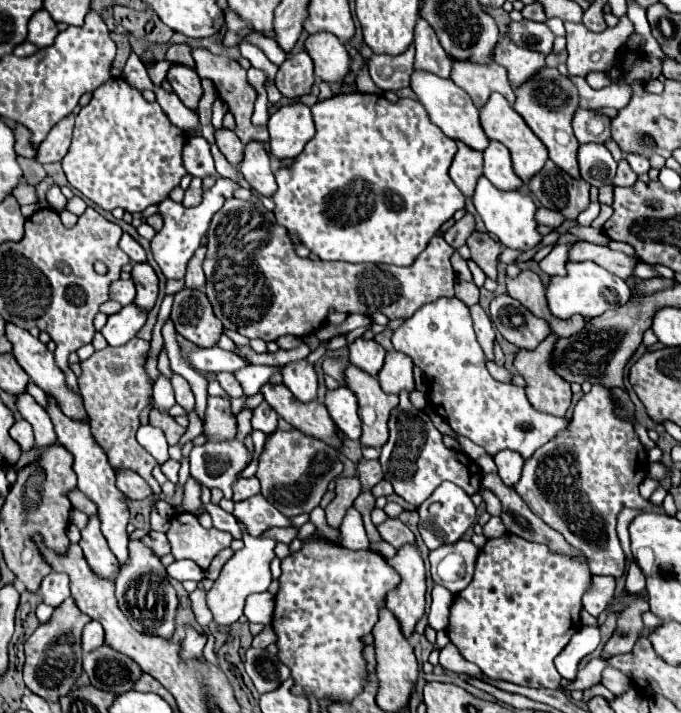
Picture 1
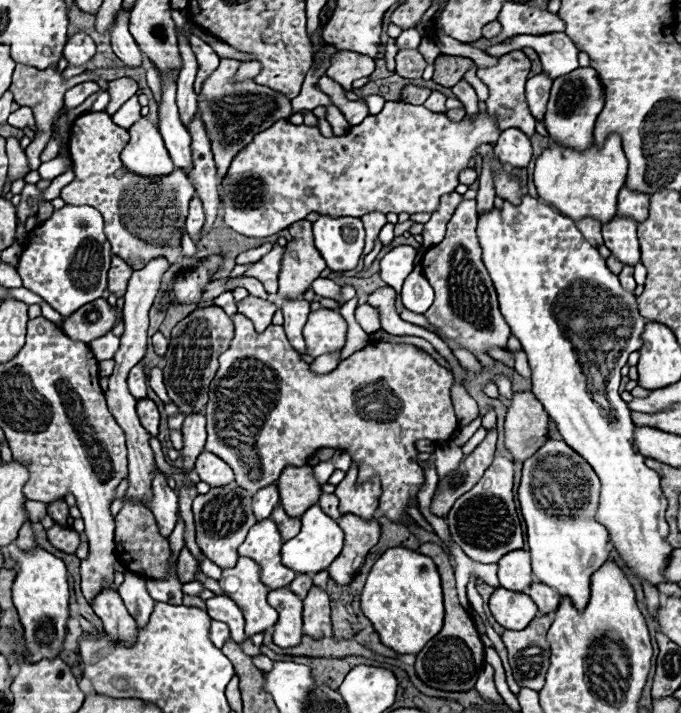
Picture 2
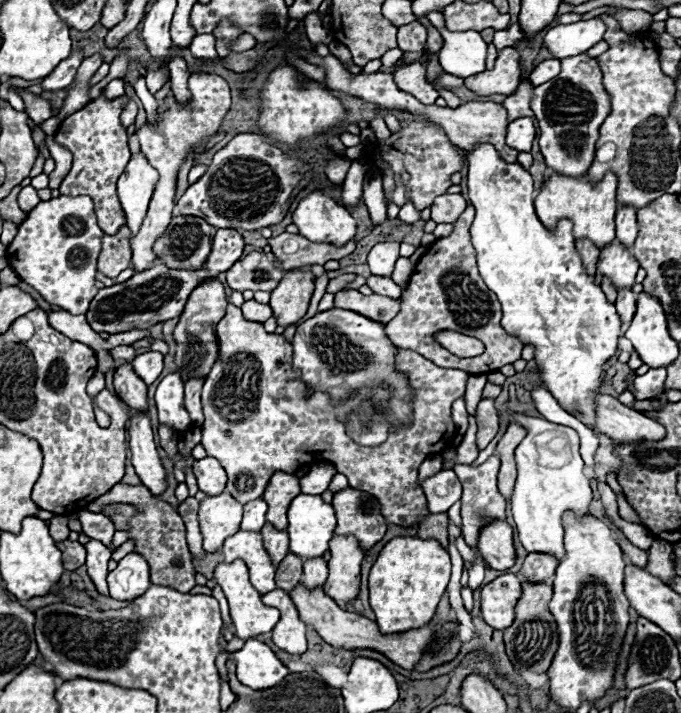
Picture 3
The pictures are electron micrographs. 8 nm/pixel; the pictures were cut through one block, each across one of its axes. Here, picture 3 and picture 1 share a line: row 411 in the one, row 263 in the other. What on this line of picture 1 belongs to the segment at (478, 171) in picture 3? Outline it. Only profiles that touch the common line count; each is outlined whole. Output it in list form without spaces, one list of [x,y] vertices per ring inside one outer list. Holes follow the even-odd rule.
[[[568,262],[566,264],[566,276],[552,276],[550,284],[546,286],[546,300],[548,308],[556,318],[570,318],[574,314],[582,314],[584,318],[596,318],[604,314],[606,310],[624,306],[630,300],[630,288],[626,282],[604,268],[600,268],[594,262]]]

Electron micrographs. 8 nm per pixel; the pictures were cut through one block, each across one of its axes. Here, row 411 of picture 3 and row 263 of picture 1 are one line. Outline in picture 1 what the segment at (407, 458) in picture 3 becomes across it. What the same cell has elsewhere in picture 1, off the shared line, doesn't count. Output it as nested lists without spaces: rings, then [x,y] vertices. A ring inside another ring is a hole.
[[[230,198],[222,210],[212,218],[210,228],[208,228],[208,252],[204,258],[204,274],[206,274],[206,296],[214,306],[214,314],[220,318],[220,322],[224,324],[226,330],[236,330],[238,334],[246,336],[246,338],[262,338],[266,342],[272,342],[284,334],[292,334],[292,336],[308,336],[318,332],[318,328],[322,328],[326,316],[334,310],[334,312],[344,312],[344,314],[364,314],[364,316],[372,316],[374,312],[382,312],[384,316],[388,316],[388,320],[398,320],[398,318],[410,318],[420,306],[440,298],[440,296],[454,296],[454,282],[456,282],[456,274],[450,266],[450,256],[454,254],[454,248],[448,246],[444,242],[442,236],[434,236],[426,250],[416,258],[416,262],[408,268],[398,268],[398,266],[390,266],[390,264],[348,264],[348,262],[322,262],[322,260],[312,260],[312,258],[300,258],[294,252],[294,244],[288,236],[288,230],[284,230],[284,226],[280,226],[274,218],[274,214],[270,210],[266,210],[262,204],[252,204],[252,202],[244,202],[238,198]]]

